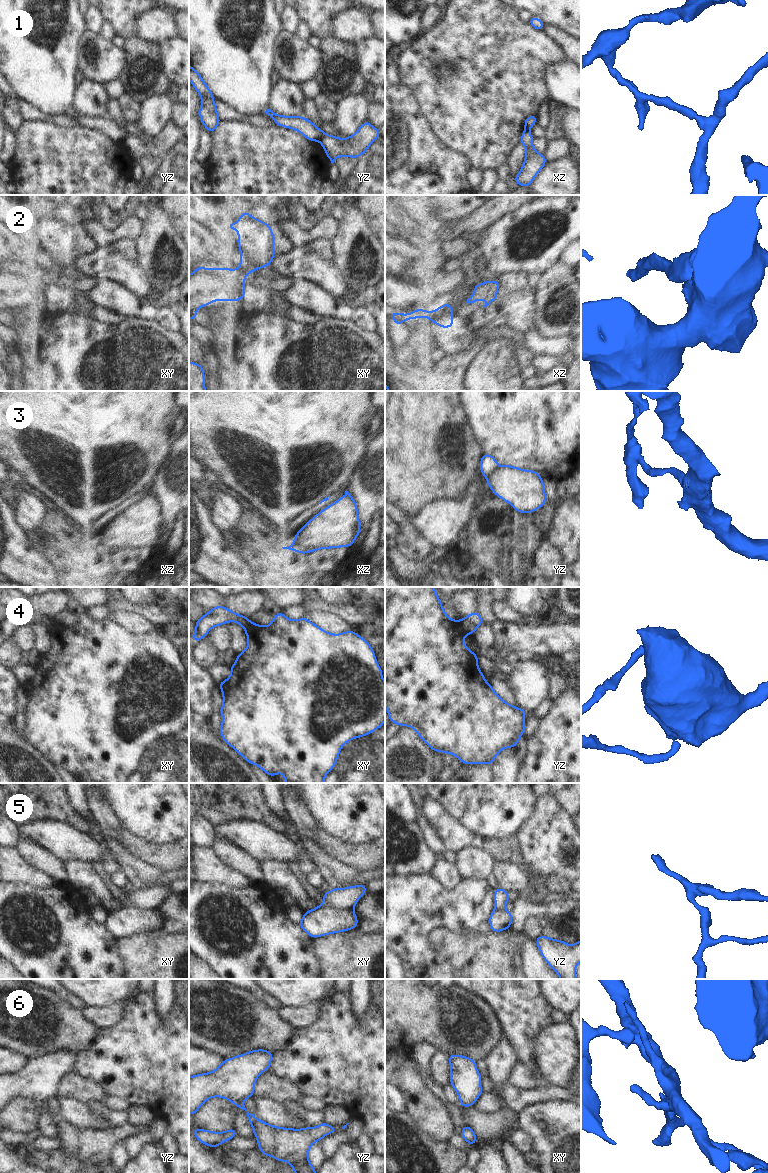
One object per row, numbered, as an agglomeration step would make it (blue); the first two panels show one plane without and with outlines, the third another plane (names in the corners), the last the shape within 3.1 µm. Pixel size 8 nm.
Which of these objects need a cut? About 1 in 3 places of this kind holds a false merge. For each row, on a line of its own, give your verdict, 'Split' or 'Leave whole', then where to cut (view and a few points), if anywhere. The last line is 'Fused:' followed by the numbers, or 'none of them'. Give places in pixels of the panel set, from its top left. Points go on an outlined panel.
1: Split. Split along yz (323, 133), (318, 140)
2: Split. Split along xz (434, 311), (438, 324)
3: Split. Split along yz (499, 466), (486, 477)
4: Split. Split along yz (461, 621), (462, 626), (469, 633)
5: Split. Split along xy (320, 905), (351, 910)
6: Leave whole. No split
Fused: 1, 2, 3, 4, 5.

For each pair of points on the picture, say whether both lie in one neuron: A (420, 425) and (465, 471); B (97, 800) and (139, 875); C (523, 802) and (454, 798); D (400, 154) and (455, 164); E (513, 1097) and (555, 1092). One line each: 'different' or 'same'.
A: same
B: same
C: same
D: same
E: same

